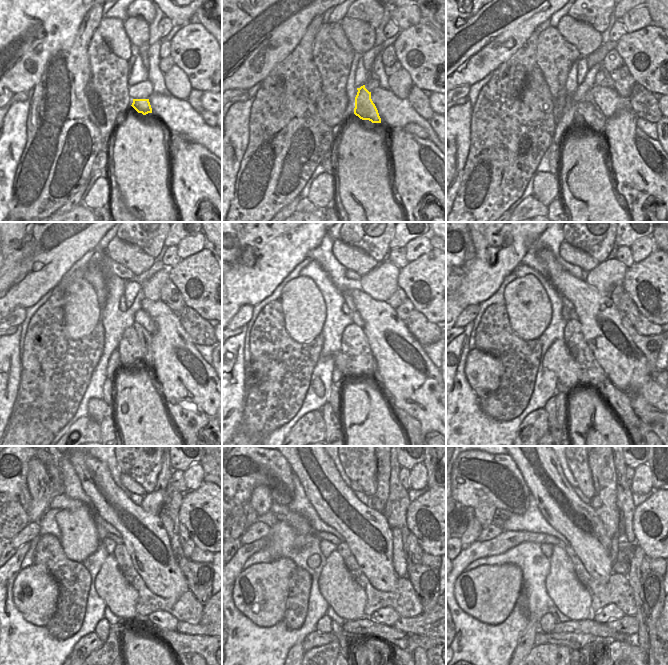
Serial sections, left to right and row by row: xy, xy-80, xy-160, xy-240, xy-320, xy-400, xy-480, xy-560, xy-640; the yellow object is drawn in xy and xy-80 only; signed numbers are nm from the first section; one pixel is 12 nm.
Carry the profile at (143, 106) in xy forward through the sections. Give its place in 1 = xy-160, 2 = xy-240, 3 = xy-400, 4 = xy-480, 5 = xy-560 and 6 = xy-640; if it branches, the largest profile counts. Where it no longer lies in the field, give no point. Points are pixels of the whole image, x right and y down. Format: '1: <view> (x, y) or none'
1: xy-160 (594, 119)
2: xy-240 (145, 337)
3: xy-400 (620, 403)
4: xy-480 (161, 619)
5: xy-560 (387, 616)
6: xy-640 (610, 612)

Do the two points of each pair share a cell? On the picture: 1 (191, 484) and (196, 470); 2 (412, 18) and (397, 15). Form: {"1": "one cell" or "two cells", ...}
{"1": "one cell", "2": "one cell"}

